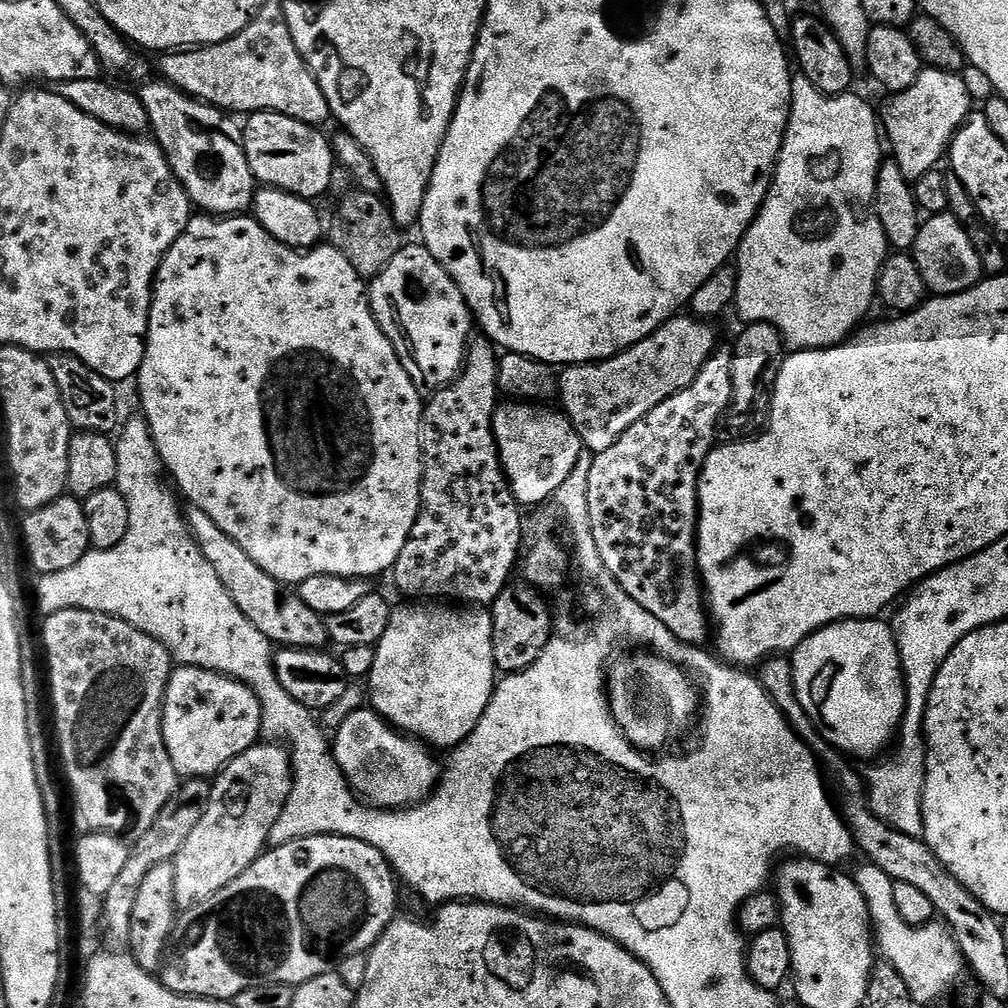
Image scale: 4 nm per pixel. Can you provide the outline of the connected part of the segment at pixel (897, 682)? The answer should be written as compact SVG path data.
M873 618L871 620L840 620L837 624L828 624L825 628L817 630L813 636L807 636L790 656L796 696L802 702L802 710L806 710L808 717L819 726L820 735L823 736L833 748L844 754L849 752L852 756L877 755L876 757L879 757L881 755L879 752L882 751L888 743L888 747L893 743L899 726L904 720L904 707L908 704L908 692L904 688L904 671L900 665L900 655L898 654L898 646L896 645L896 634L889 625L887 628L882 621L883 619Z

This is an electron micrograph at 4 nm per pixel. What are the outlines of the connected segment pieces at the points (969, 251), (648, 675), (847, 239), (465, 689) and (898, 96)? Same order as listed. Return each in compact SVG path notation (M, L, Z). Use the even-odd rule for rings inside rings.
M932 214L921 223L914 259L927 291L936 296L953 296L979 284L982 279L980 253L969 229L951 214Z
M647 650L631 654L633 656L624 656L621 660L613 659L607 669L608 711L633 748L645 754L656 754L664 750L659 748L674 743L695 720L697 723L702 696L692 677L677 664L666 662Z
M799 74L793 75L792 78L792 102L788 109L788 129L784 132L784 143L780 146L780 154L776 158L776 166L772 173L772 179L768 186L768 193L764 195L764 202L760 206L760 211L756 213L755 220L752 221L751 226L749 226L748 231L745 232L743 240L740 242L738 249L738 260L740 256L740 264L736 268L736 299L734 301L734 312L744 319L744 322L748 324L769 324L770 326L776 328L777 332L780 333L780 339L782 341L783 347L788 350L803 350L805 348L833 348L835 344L839 344L847 339L849 339L850 334L857 331L860 319L868 312L868 307L871 306L872 300L874 304L874 295L876 293L876 275L880 272L881 265L884 264L886 257L890 252L890 245L886 234L882 230L882 222L878 222L876 217L876 210L874 207L874 201L876 199L876 175L880 169L882 163L882 155L880 156L880 140L882 144L882 132L878 127L878 116L872 113L872 108L863 100L860 96L852 96L853 94L845 94L842 96L824 96L821 94L817 88L812 87L812 83L807 80L805 76Z
M408 602L405 604L408 604L405 608L397 607L393 611L390 626L386 626L386 634L382 634L379 644L375 645L374 666L370 675L366 677L370 704L374 711L383 720L387 720L393 728L423 742L425 745L431 746L433 749L448 748L447 750L452 750L455 749L457 744L464 743L464 739L478 726L478 722L484 717L486 706L492 701L492 693L496 691L498 671L494 660L494 646L491 642L491 611L480 606L433 606L428 602Z
M925 67L920 75L908 85L902 92L897 92L891 97L892 101L882 112L882 132L892 143L891 155L896 165L902 170L902 174L910 182L915 182L922 174L933 171L941 159L945 159L946 153L952 143L957 128L967 119L972 100L968 97L968 88L964 85L963 75L955 72L943 72L937 68Z

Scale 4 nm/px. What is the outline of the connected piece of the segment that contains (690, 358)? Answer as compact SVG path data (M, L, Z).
M677 314L657 332L609 360L565 367L558 376L559 407L573 424L583 447L592 454L610 450L634 422L650 414L658 402L688 385L713 355L716 332L712 326L691 315Z

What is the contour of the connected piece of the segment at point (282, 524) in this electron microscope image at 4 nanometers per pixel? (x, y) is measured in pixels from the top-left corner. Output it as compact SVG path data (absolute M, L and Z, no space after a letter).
M207 214L193 215L184 233L176 239L174 246L170 246L170 250L165 254L162 266L156 275L156 282L152 285L148 340L144 344L144 361L138 373L139 380L140 404L144 407L142 416L148 421L148 428L152 432L152 441L156 444L160 455L160 463L166 469L170 480L170 475L172 475L171 483L175 485L179 495L185 501L189 500L187 503L191 507L206 510L206 514L210 514L210 518L214 518L218 530L230 534L230 538L234 538L234 542L238 542L238 546L242 546L242 550L246 550L246 554L250 554L250 558L254 558L254 562L258 562L258 566L262 566L262 570L266 570L266 574L270 574L270 578L289 586L298 586L306 578L314 578L314 574L345 576L347 580L354 580L380 576L387 568L388 571L395 569L398 554L402 554L402 546L406 546L406 538L410 534L410 530L414 530L414 522L418 518L420 509L420 484L424 481L424 452L420 448L420 421L424 414L424 404L420 389L414 386L414 382L410 382L410 374L406 374L394 346L388 341L386 334L380 329L374 318L372 303L368 300L365 277L360 276L358 270L354 270L354 266L350 266L350 262L346 262L346 254L342 254L328 242L307 250L286 246L282 242L278 242L278 238L270 238L270 234L266 234L266 230L262 230L260 223L248 214L223 218Z

